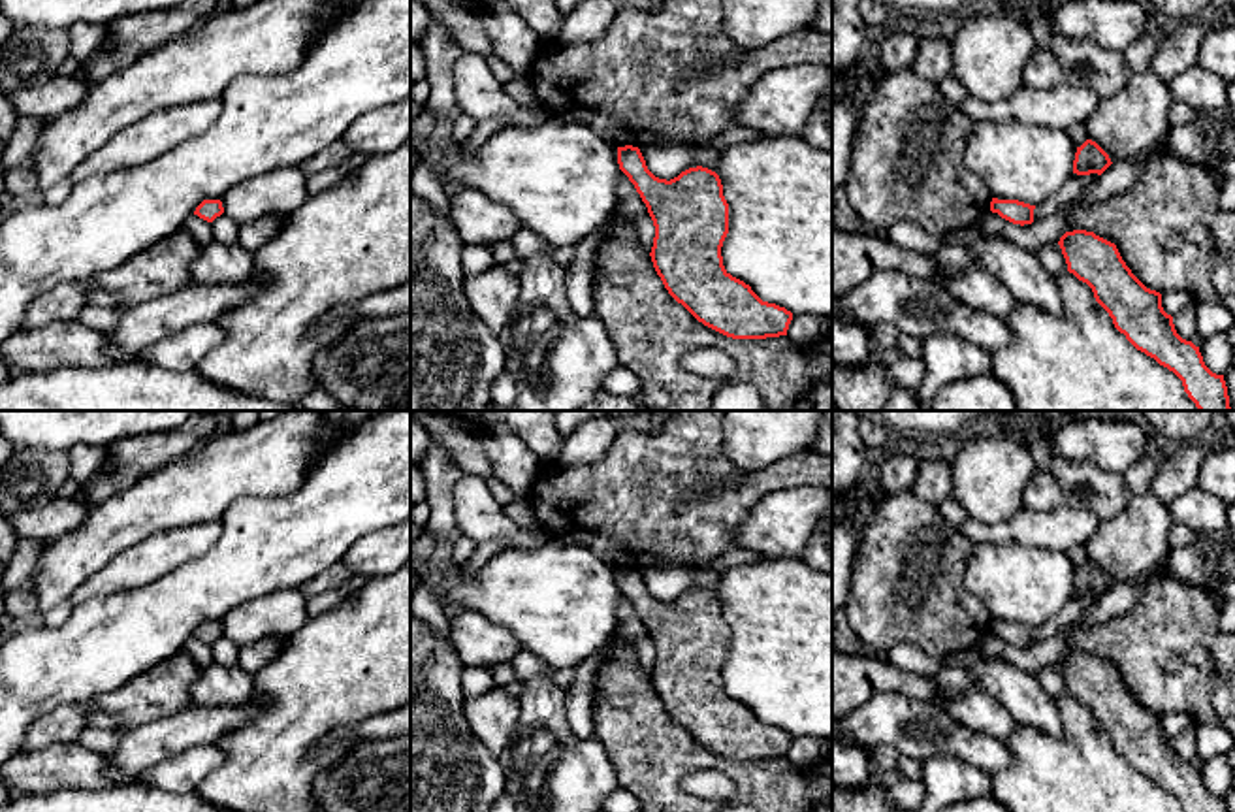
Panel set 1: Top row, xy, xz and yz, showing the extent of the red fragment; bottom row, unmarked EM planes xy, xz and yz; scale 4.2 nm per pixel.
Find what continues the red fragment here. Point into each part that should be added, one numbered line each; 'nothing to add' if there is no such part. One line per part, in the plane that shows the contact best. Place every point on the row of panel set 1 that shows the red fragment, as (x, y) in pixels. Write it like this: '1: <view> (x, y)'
nothing to add

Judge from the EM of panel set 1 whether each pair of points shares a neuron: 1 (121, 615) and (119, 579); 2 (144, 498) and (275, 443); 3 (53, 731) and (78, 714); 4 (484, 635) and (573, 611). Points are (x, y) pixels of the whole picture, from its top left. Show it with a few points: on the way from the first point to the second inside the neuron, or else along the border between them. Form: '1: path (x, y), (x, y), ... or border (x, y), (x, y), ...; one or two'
1: border (160, 575), (136, 588), (76, 603); two
2: path (176, 496), (198, 488), (228, 466), (243, 464); one
3: path (59, 726), (72, 718); one
4: border (467, 609), (481, 611), (503, 626), (522, 649); two

